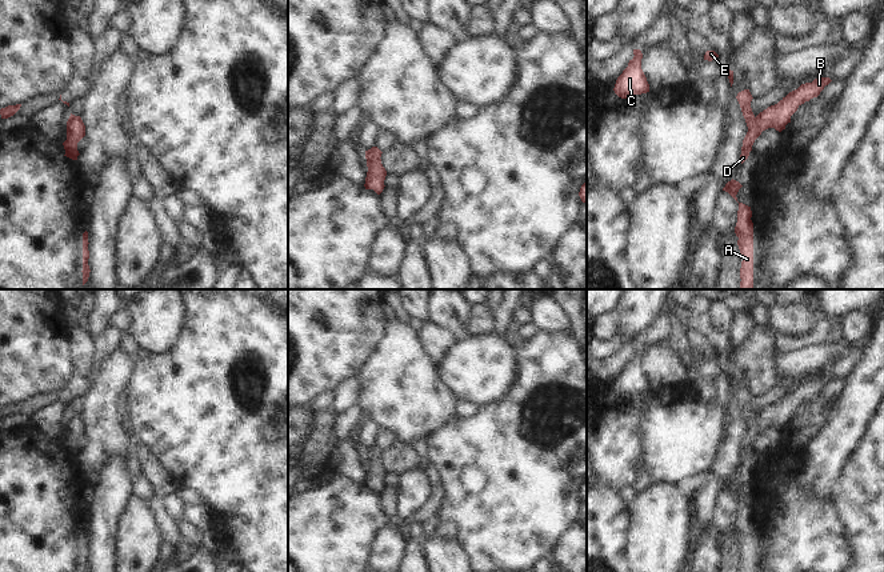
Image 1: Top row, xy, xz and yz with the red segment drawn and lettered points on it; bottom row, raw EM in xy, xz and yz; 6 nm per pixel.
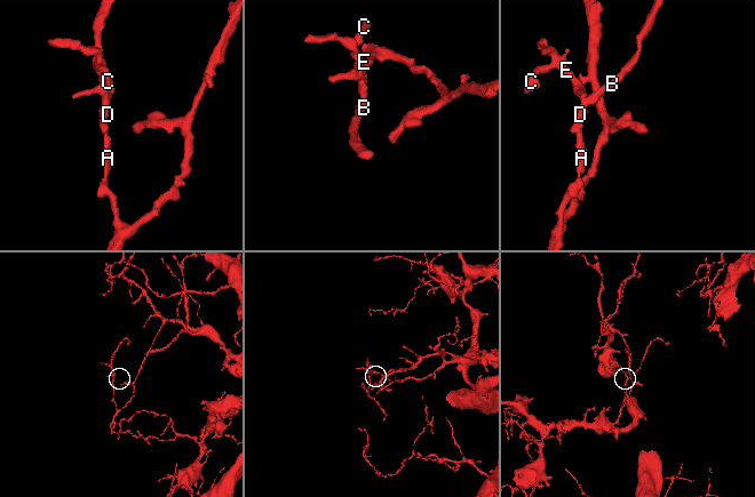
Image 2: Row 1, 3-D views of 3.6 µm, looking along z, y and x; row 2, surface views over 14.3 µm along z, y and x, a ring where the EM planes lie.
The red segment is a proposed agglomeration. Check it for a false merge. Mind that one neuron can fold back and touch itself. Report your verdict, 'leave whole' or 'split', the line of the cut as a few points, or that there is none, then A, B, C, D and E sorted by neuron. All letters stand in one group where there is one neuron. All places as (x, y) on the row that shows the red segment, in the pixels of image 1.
leave whole; cut none; groups A B C D E

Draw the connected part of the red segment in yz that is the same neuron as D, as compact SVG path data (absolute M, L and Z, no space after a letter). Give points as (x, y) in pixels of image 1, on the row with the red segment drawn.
M817 77L812 83L801 84L797 89L783 97L777 104L768 107L757 116L753 115L751 108L751 101L753 97L749 89L739 92L736 99L748 127L748 132L741 147L741 164L748 159L755 140L761 135L763 131L775 128L776 131L781 132L785 129L785 125L791 123L791 116L797 111L797 108L805 101L817 97L824 87L831 81L832 80L829 77Z

